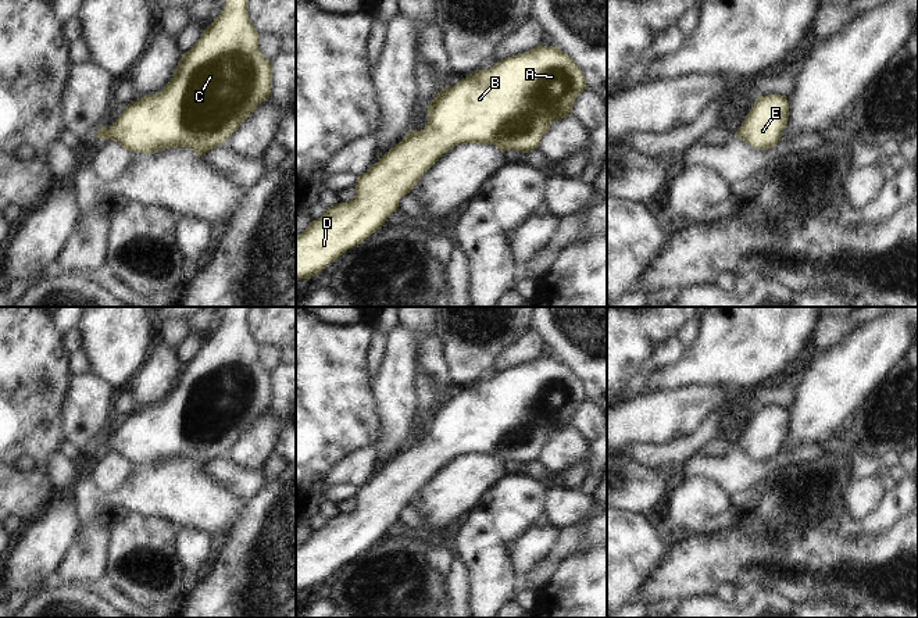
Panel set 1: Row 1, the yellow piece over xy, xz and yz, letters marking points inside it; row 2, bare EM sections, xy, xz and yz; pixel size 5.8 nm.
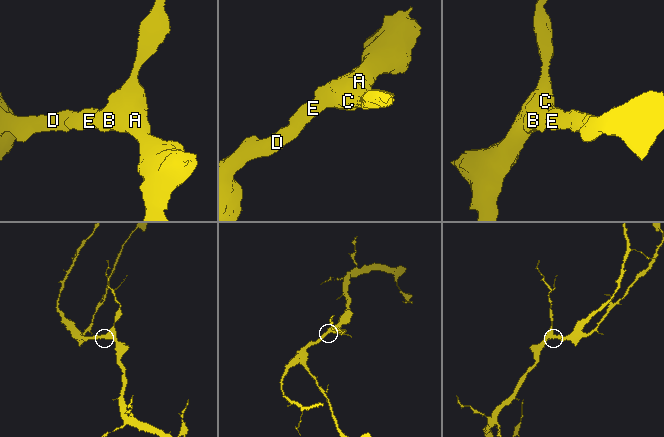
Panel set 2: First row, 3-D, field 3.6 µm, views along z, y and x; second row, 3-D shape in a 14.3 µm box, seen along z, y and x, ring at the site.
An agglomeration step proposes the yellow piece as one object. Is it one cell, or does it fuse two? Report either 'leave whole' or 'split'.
leave whole

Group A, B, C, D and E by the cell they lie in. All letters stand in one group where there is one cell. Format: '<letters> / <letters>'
A B C D E

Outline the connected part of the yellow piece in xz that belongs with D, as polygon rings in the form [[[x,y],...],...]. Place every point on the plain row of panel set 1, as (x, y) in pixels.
[[[540,356],[529,362],[497,372],[489,381],[476,381],[454,397],[442,400],[428,417],[426,436],[421,442],[407,444],[400,454],[358,487],[354,494],[356,507],[351,511],[329,518],[321,529],[314,531],[300,546],[296,546],[296,592],[318,586],[343,564],[381,540],[386,529],[397,521],[400,510],[411,503],[443,464],[453,461],[457,456],[468,454],[493,456],[503,464],[508,461],[532,462],[537,460],[539,451],[553,433],[572,425],[572,415],[585,400],[585,386],[575,372],[554,357]]]

